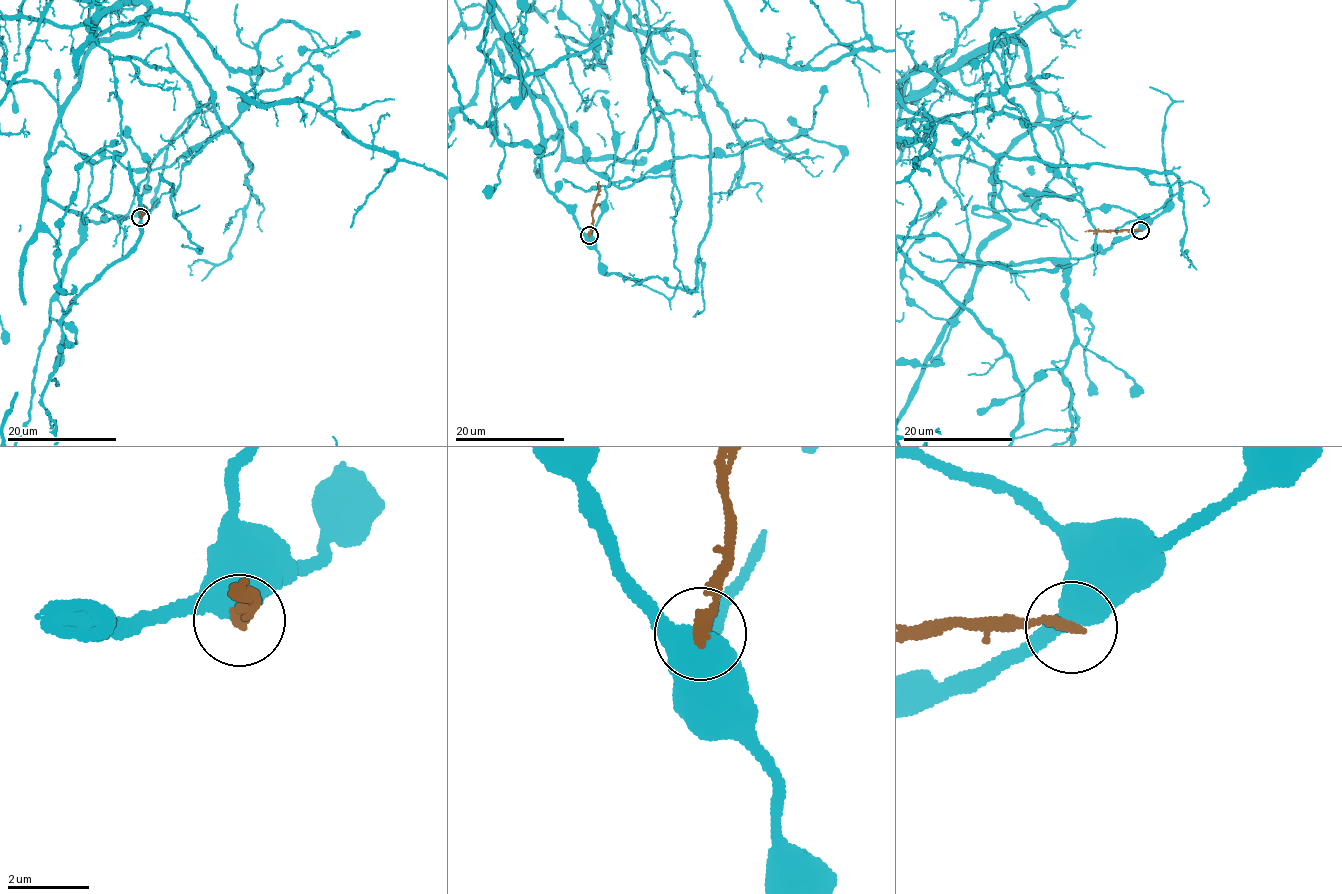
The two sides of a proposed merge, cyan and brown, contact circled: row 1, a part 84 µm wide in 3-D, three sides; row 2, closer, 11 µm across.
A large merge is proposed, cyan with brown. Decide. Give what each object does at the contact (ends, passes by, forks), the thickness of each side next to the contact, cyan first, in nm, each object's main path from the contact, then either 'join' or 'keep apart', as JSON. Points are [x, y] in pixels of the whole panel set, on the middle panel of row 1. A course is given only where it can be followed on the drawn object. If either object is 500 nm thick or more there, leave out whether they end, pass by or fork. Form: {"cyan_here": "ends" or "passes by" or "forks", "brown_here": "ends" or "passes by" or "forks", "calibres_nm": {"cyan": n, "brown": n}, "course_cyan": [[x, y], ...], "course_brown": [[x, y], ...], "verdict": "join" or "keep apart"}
{"calibres_nm": {"cyan": 500, "brown": 240}, "course_brown": [[589, 234], [599, 181]], "verdict": "keep apart"}

